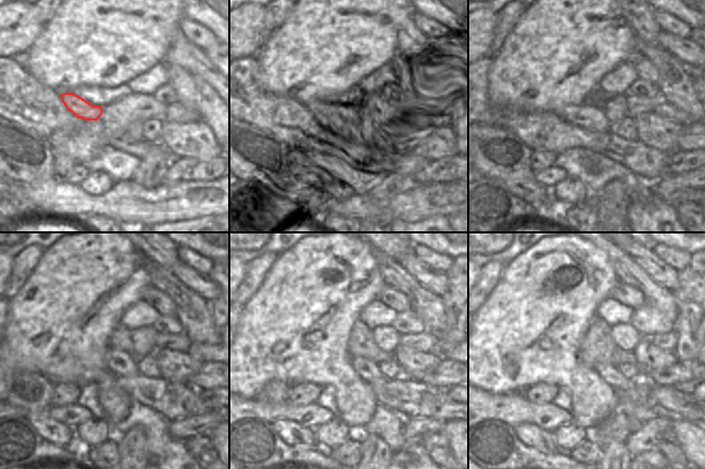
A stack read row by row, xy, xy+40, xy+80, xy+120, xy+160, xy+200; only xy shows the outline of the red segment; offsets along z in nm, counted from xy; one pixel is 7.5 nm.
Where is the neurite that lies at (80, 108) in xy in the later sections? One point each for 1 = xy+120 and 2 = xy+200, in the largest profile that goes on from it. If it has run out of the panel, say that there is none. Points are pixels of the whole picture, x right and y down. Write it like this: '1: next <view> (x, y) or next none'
1: next xy+120 (121, 364)
2: next xy+200 (605, 370)

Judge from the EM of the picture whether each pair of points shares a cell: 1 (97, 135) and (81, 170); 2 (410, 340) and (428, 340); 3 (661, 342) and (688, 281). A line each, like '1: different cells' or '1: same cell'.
1: different cells
2: same cell
3: different cells

